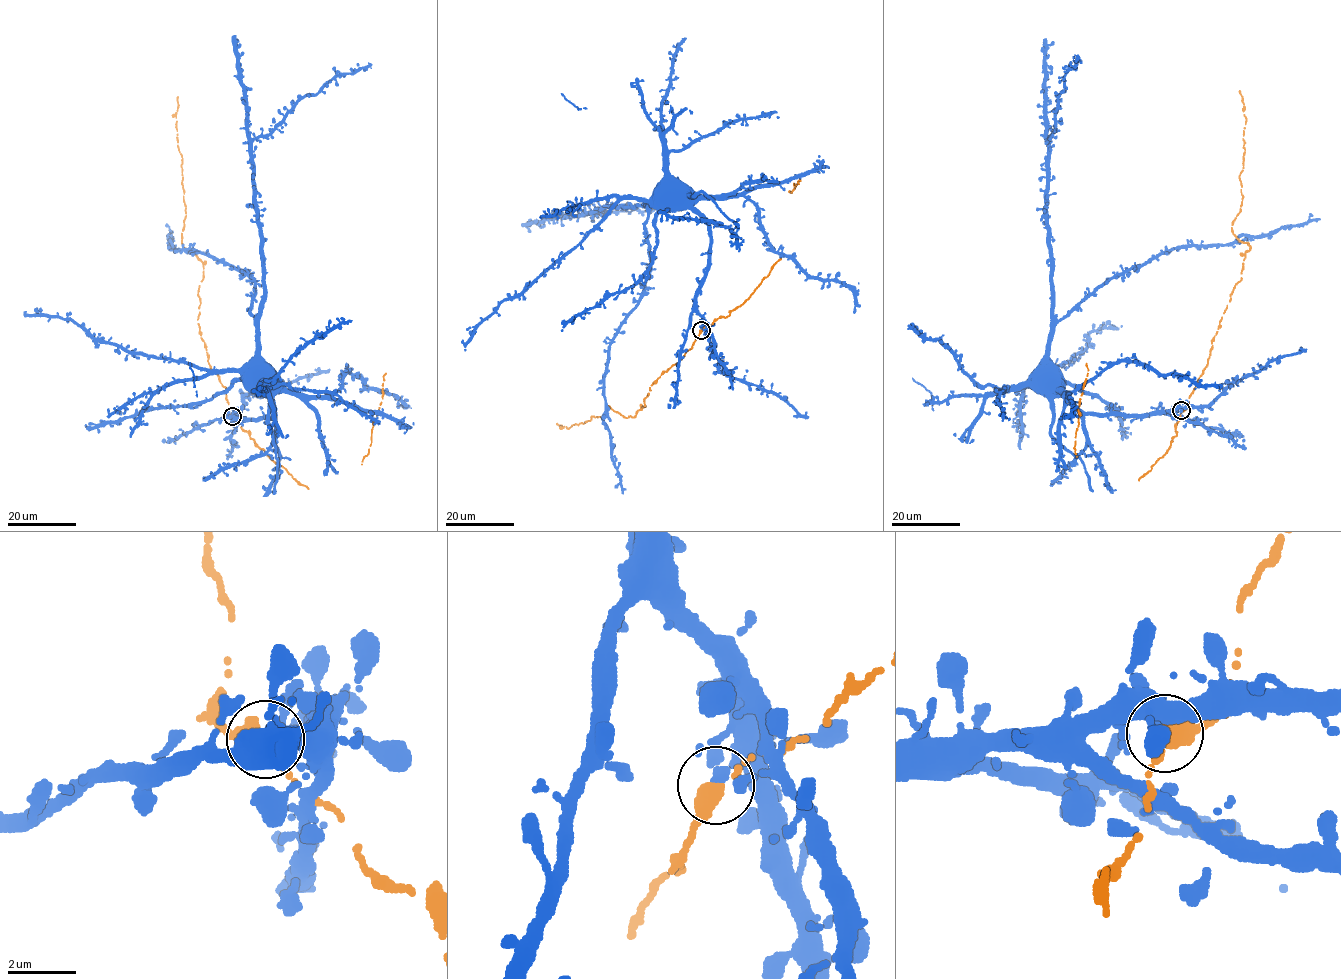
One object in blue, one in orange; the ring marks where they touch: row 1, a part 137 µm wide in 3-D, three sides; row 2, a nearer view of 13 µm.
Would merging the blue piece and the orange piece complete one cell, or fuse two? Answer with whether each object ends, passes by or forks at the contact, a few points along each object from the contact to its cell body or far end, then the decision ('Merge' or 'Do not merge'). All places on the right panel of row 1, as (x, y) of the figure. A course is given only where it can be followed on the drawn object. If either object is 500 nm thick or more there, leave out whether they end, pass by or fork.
At the ring blue ends. At the ring orange passes by. Course of blue: (1181, 410), (1180, 406), (1155, 414), (1085, 413), (1064, 393), (1058, 371), (1046, 366). Course of orange: (1181, 410), (1207, 363), (1251, 247), (1231, 229), (1242, 201), (1246, 121), (1240, 90). Merge

